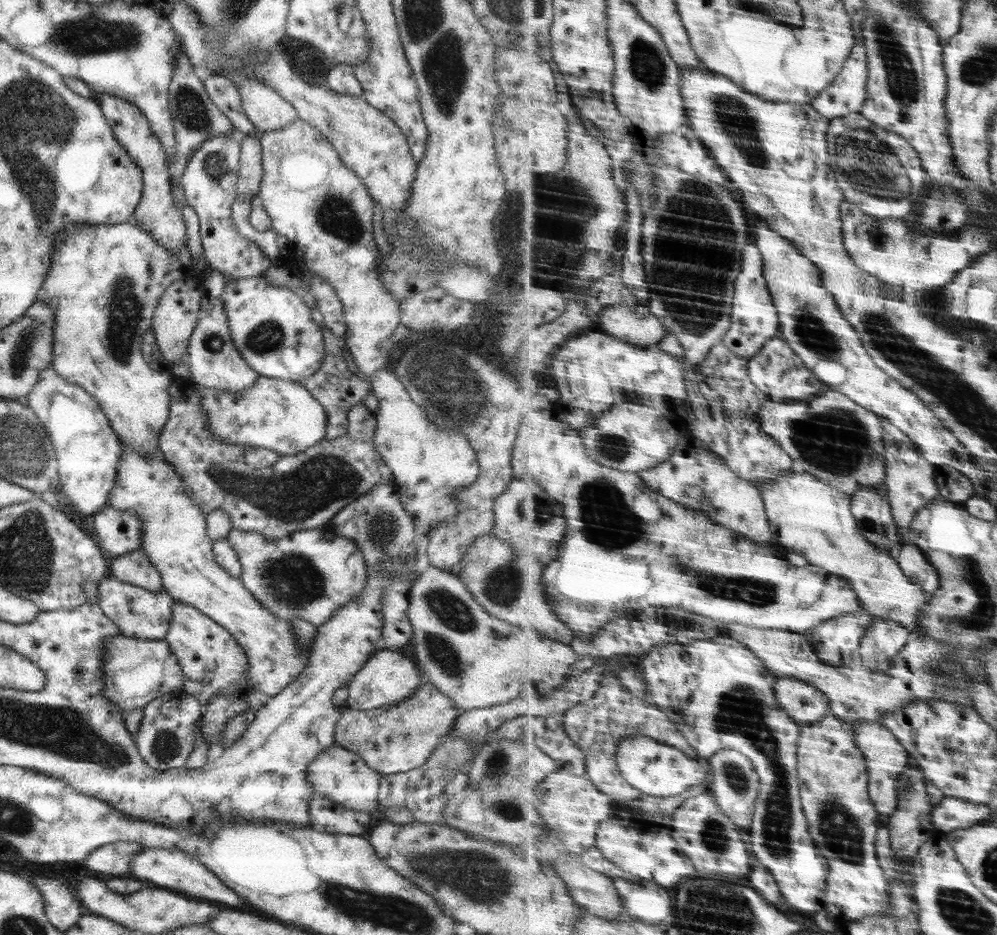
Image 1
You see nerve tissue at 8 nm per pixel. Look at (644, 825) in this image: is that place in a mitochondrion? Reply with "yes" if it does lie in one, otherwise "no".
no

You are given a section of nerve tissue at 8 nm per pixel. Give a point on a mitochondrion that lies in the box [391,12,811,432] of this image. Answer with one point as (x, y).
(696, 220)

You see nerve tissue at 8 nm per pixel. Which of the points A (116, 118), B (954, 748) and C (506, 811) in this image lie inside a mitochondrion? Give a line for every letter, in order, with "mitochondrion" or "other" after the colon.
A: other
B: mitochondrion
C: mitochondrion

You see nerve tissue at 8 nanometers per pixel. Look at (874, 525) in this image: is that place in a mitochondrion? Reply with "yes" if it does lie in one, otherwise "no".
yes

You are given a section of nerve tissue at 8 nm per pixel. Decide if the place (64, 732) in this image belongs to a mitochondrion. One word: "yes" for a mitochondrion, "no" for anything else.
yes

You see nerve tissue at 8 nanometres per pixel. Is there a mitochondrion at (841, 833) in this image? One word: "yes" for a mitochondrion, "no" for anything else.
yes

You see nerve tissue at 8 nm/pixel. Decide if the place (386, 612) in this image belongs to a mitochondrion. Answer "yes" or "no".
no

